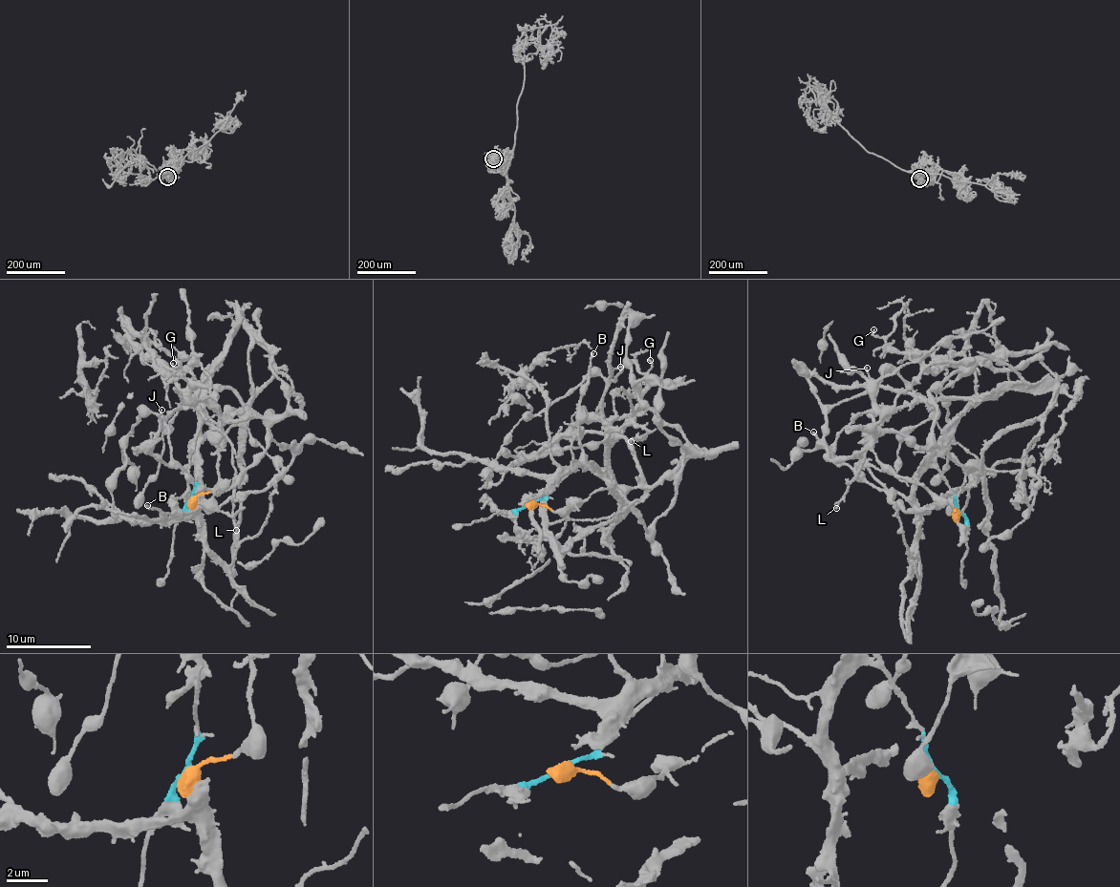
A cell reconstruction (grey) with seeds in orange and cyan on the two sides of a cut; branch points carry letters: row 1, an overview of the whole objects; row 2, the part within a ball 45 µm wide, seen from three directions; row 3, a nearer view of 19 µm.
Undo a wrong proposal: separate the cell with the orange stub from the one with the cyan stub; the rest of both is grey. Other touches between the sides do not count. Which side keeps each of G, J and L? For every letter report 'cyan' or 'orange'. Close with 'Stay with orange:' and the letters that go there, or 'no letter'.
G: orange
J: cyan
L: cyan
Stay with orange: G

